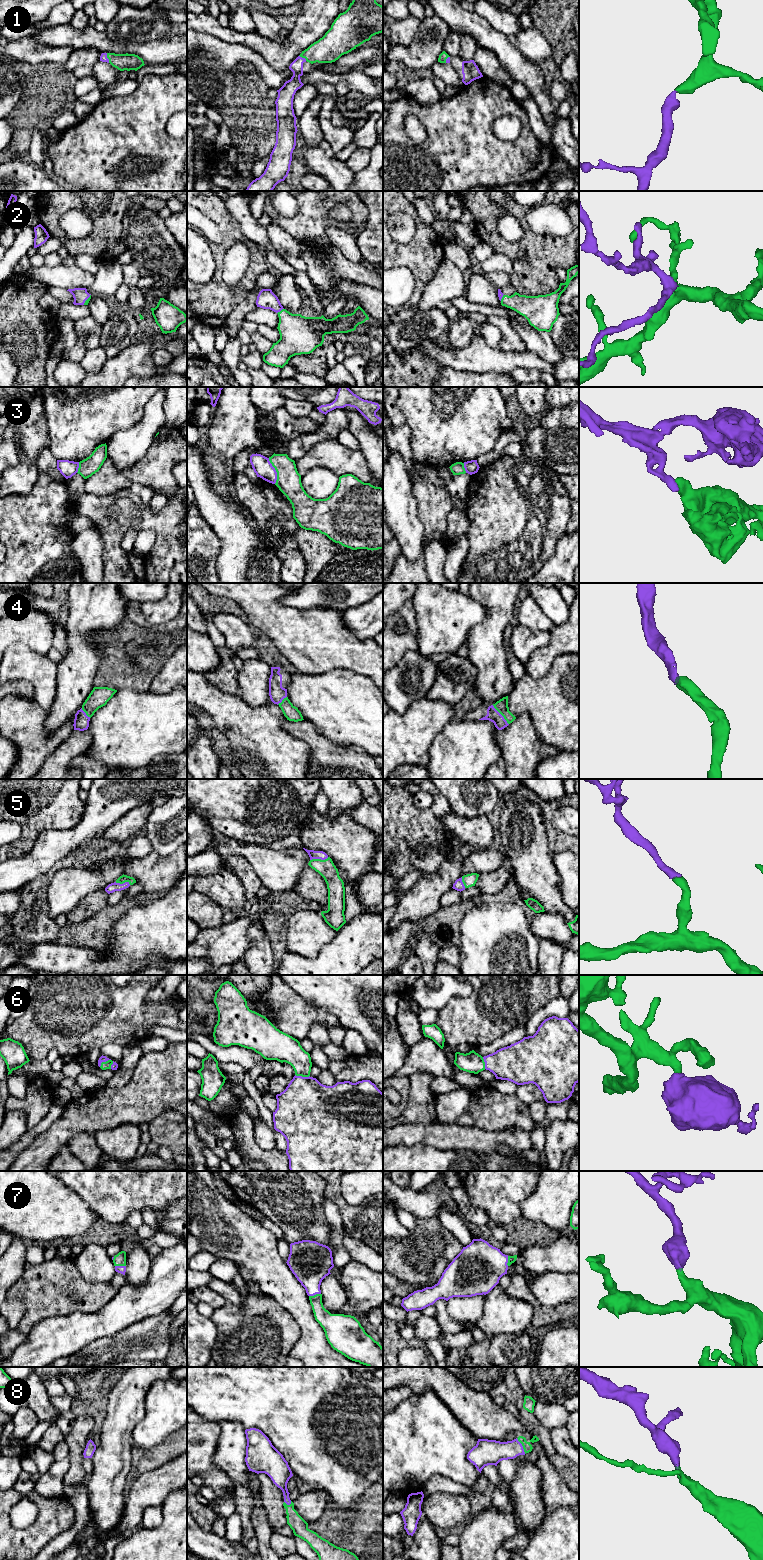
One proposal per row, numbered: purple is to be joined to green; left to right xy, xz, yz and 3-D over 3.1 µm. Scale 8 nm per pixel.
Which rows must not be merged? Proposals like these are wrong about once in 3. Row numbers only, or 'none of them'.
3

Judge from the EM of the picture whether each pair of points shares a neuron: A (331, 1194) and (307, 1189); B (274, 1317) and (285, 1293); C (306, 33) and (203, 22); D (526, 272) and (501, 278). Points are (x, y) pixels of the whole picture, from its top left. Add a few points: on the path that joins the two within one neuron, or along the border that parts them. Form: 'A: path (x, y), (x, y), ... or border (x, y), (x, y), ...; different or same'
A: border (326, 1181), (323, 1196); different
B: border (262, 1292), (272, 1297), (296, 1321); different
C: path (280, 48), (266, 48), (253, 40), (229, 35); same
D: border (509, 275), (511, 284); different

